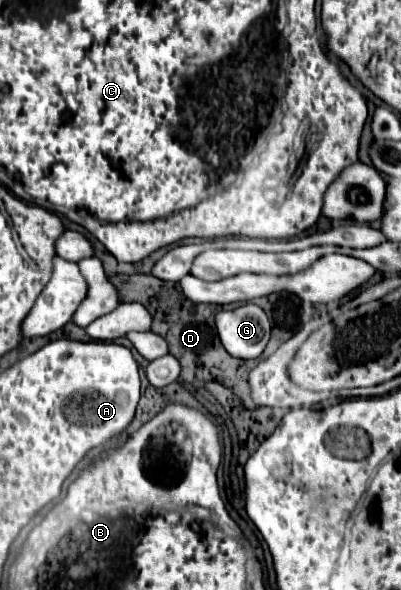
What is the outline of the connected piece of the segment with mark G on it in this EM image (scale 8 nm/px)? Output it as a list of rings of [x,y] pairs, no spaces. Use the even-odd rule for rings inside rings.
[[[250,303],[234,311],[216,313],[216,331],[232,357],[256,359],[270,339],[270,321],[258,305]]]

